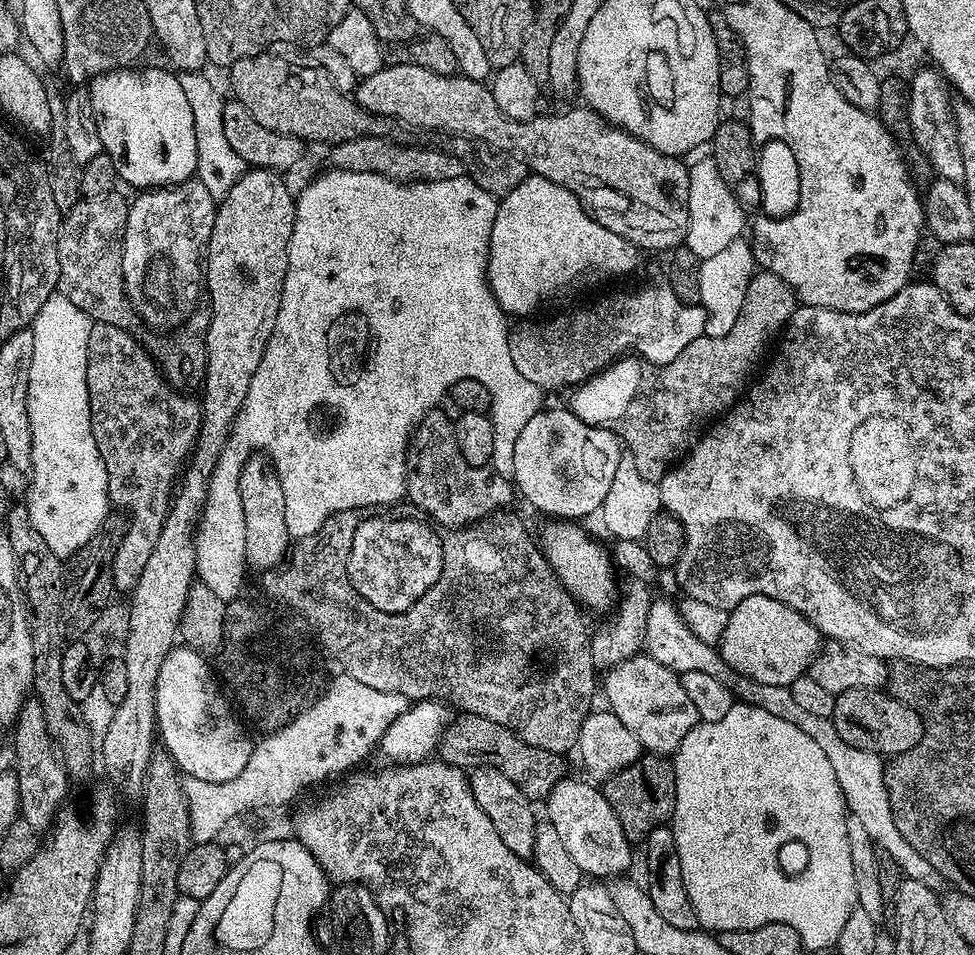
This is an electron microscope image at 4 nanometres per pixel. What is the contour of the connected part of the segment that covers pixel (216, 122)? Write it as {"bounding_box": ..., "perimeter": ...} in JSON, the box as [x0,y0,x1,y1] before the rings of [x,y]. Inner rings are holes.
{"bounding_box":[180,78,246,201],"perimeter":[[[200,78],[181,79],[180,85],[186,94],[186,99],[194,110],[194,130],[196,132],[196,149],[198,158],[196,162],[195,179],[216,201],[223,200],[226,194],[230,194],[230,186],[238,182],[238,178],[246,170],[245,162],[230,150],[230,142],[226,142],[226,130],[224,129],[225,97],[220,97],[220,92],[208,80],[196,80]]]}

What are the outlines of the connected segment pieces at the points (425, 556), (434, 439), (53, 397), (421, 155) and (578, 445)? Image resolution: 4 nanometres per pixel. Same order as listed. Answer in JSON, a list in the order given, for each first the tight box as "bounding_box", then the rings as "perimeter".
[{"bounding_box":[347,517,443,613],"perimeter":[[[365,517],[352,534],[347,569],[362,598],[376,610],[404,613],[441,576],[443,539],[427,521]]]},{"bounding_box":[406,410,514,529],"perimeter":[[[444,410],[430,412],[420,421],[410,440],[406,496],[425,512],[424,516],[429,521],[435,522],[441,529],[476,526],[496,514],[491,512],[506,507],[512,500],[512,492],[514,496],[513,481],[505,473],[504,477],[494,469],[492,466],[470,466],[470,462],[462,458],[462,450],[458,450],[453,417],[448,417]]]},{"bounding_box":[26,294,110,558],"perimeter":[[[53,294],[46,298],[42,310],[38,310],[30,325],[34,334],[34,358],[30,362],[28,383],[28,417],[32,430],[32,490],[26,497],[26,503],[30,510],[30,522],[34,522],[34,530],[42,534],[50,550],[61,558],[71,558],[79,548],[86,546],[86,542],[90,542],[90,538],[98,534],[110,515],[108,475],[94,442],[86,386],[88,343],[93,323],[87,314],[74,306],[74,302],[70,302],[70,298]]]},{"bounding_box":[331,134,466,182],"perimeter":[[[365,134],[358,138],[350,138],[335,145],[331,149],[332,164],[342,170],[354,170],[355,172],[377,172],[401,182],[442,182],[453,180],[465,175],[466,169],[462,161],[456,157],[455,152],[445,150],[439,152],[436,148],[415,148],[412,144],[399,144],[396,140],[387,140],[384,136],[372,136]]]},{"bounding_box":[511,407,622,522],"perimeter":[[[567,407],[541,410],[526,422],[518,442],[514,442],[511,479],[515,487],[548,518],[580,522],[583,516],[599,513],[606,494],[610,494],[610,482],[614,482],[614,470],[620,468],[622,440],[612,433],[611,427],[588,425]]]}]

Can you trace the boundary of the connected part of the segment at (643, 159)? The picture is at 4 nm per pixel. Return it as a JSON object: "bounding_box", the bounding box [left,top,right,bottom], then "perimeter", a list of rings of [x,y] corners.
{"bounding_box":[354,62,689,234],"perimeter":[[[407,62],[389,63],[374,74],[363,77],[355,86],[354,99],[373,117],[385,116],[388,120],[397,120],[408,128],[421,128],[424,132],[448,132],[449,137],[468,136],[471,140],[486,142],[500,152],[510,152],[513,156],[521,157],[535,175],[555,184],[572,186],[575,185],[576,176],[585,176],[588,179],[585,181],[593,185],[605,184],[608,188],[618,190],[621,196],[630,198],[633,204],[646,206],[649,214],[659,223],[678,234],[683,234],[688,228],[689,165],[683,164],[683,159],[654,150],[587,106],[572,108],[569,112],[556,112],[553,116],[537,114],[533,120],[512,120],[498,110],[498,102],[494,102],[494,94],[487,83],[471,80],[463,74],[443,76],[429,68]]]}

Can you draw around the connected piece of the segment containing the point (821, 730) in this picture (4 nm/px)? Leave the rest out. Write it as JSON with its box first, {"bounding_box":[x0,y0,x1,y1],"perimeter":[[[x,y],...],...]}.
{"bounding_box":[644,599,942,889],"perimeter":[[[671,599],[664,604],[664,616],[652,616],[652,636],[646,634],[644,648],[647,655],[654,658],[654,662],[666,666],[672,672],[710,674],[710,678],[718,678],[722,686],[732,691],[733,697],[739,703],[758,706],[760,711],[774,714],[778,720],[794,722],[794,726],[798,726],[802,734],[814,738],[814,742],[822,746],[824,760],[830,762],[832,776],[838,778],[843,807],[851,816],[862,821],[862,827],[866,829],[866,834],[870,834],[872,843],[877,848],[886,850],[886,854],[890,854],[890,858],[898,862],[901,873],[907,879],[917,880],[935,889],[941,887],[942,881],[934,866],[930,866],[930,862],[926,862],[926,858],[922,858],[922,854],[918,854],[918,850],[914,850],[914,846],[910,846],[910,842],[906,842],[906,838],[898,834],[898,826],[894,826],[894,814],[890,810],[890,798],[884,781],[885,761],[881,756],[866,750],[858,750],[858,746],[850,746],[850,742],[845,742],[842,734],[834,730],[829,717],[805,710],[794,699],[791,687],[766,686],[762,682],[754,682],[754,678],[738,674],[721,658],[719,651],[713,645],[702,642],[694,634],[694,630],[686,626],[686,622],[680,616],[679,607]]]}

